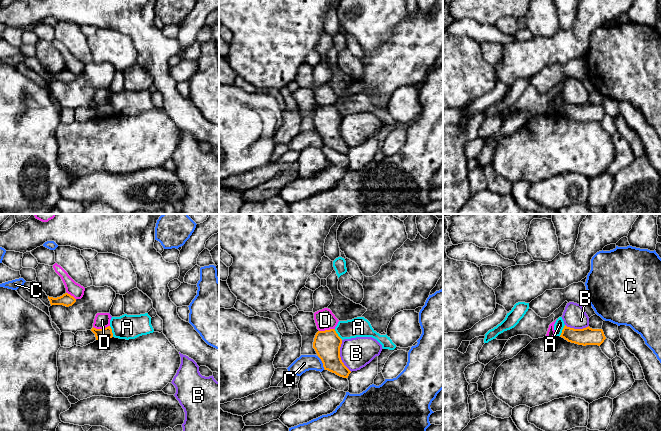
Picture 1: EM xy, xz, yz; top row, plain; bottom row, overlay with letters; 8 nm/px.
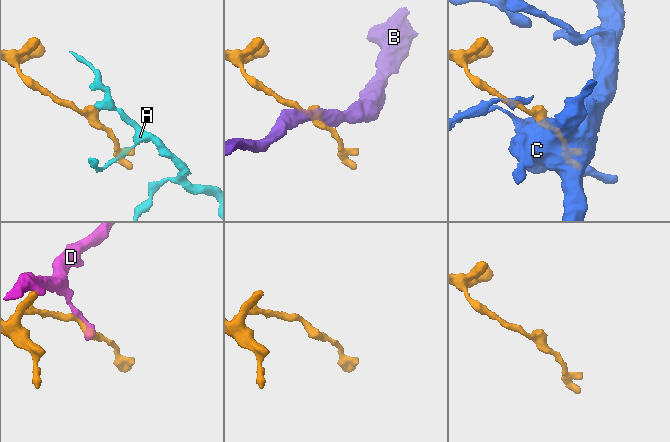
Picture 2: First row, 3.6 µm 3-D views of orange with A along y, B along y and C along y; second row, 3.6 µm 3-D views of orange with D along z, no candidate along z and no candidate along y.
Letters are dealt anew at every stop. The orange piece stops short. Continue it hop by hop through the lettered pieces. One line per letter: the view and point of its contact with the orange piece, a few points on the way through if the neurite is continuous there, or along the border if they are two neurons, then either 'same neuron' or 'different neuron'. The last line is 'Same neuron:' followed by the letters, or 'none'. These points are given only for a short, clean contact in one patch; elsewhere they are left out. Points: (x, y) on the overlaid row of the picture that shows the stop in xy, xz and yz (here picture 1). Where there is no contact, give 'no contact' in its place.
A: xy (111, 331) | along xy (109, 326), (113, 336) | different neuron
B: xz (339, 356) | different neuron
C: xz (322, 362) | different neuron
D: xy (101, 329) | different neuron
Same neuron: none

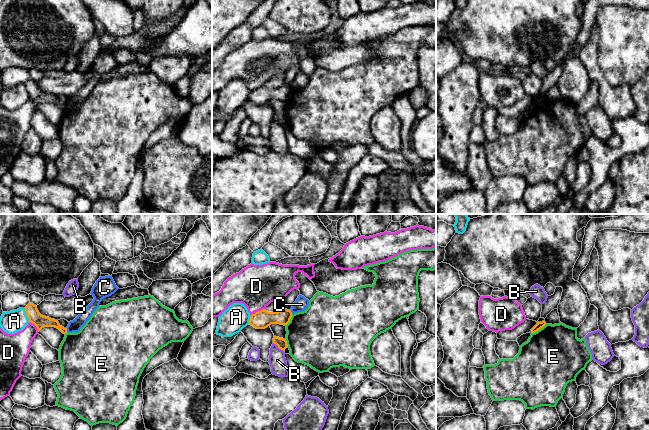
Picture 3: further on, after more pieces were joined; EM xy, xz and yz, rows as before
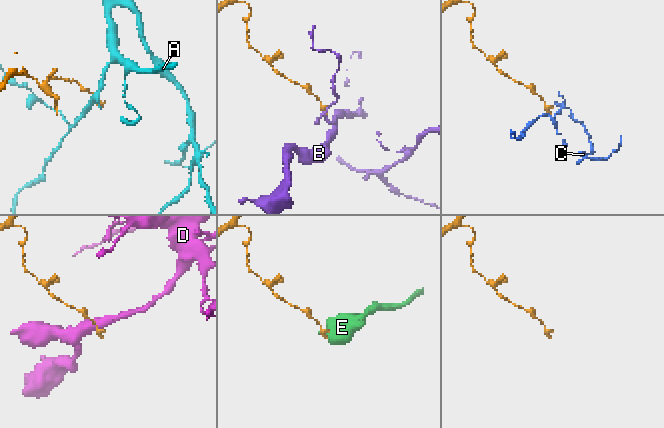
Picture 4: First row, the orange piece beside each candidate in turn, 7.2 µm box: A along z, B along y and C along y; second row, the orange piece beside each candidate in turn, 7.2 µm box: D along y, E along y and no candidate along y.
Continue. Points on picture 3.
A: xy (27, 315) | different neuron
B: xz (278, 347) | along xz (273, 342), (283, 351) | different neuron
C: xy (66, 330) | along xy (66, 328), (67, 331) | different neuron
D: xz (258, 311) | along xz (264, 308), (251, 315) | different neuron
E: yz (538, 329) | along yz (546, 324), (531, 333) | different neuron
Same neuron: none

